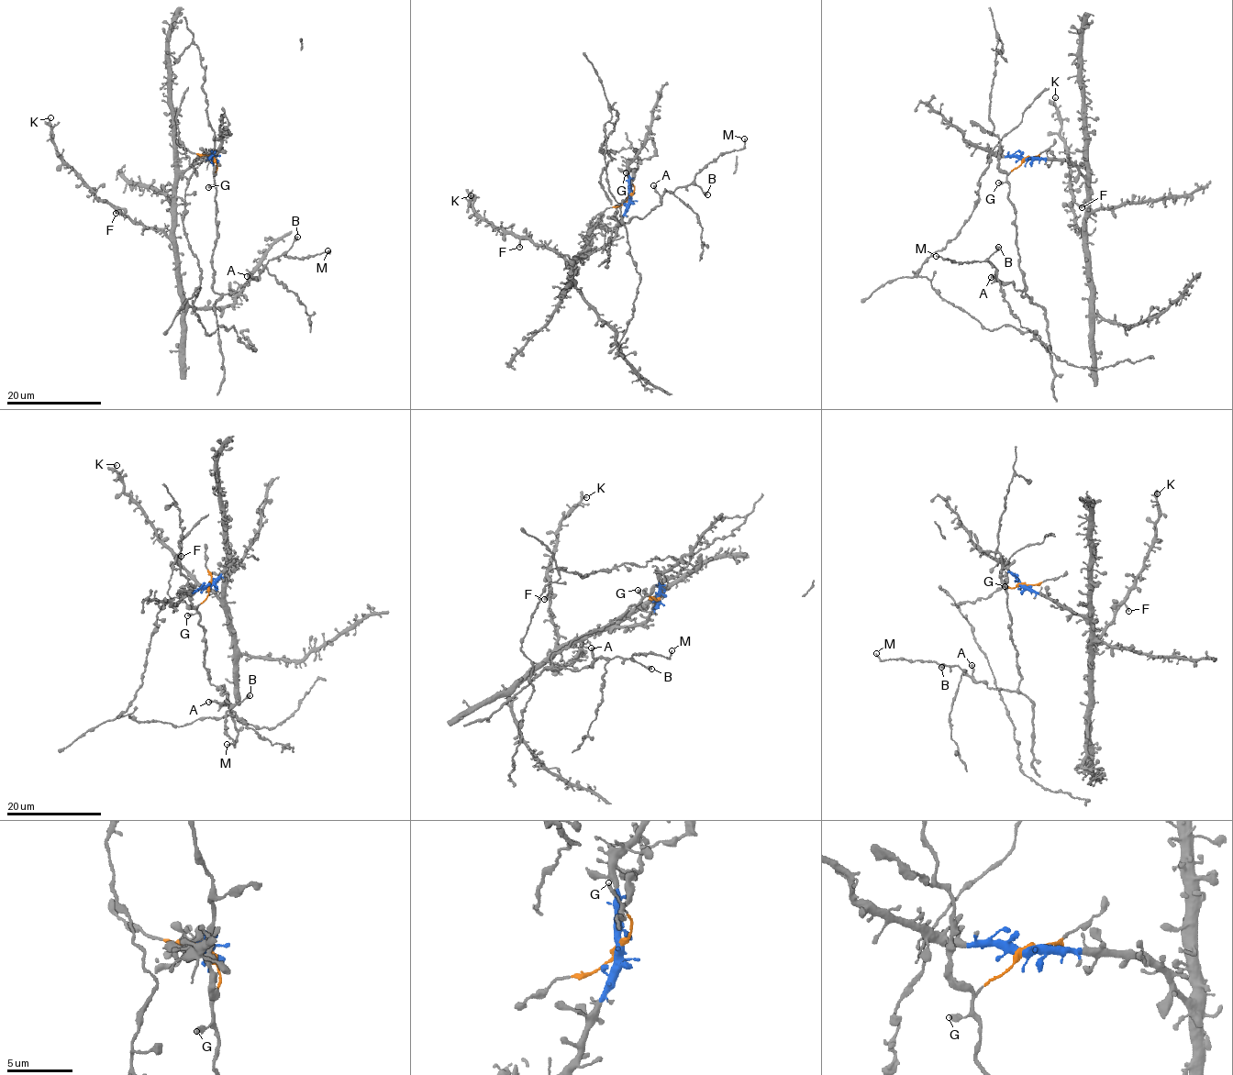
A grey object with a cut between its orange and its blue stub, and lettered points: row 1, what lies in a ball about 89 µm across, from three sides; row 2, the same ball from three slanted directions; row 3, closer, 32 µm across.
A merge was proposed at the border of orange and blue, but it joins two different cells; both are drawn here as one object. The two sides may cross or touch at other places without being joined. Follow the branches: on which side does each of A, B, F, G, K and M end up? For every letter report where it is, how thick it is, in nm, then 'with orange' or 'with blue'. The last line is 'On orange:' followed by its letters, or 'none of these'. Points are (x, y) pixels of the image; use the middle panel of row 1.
A: at (653, 185); 380 nm thick; with orange
B: at (707, 194); 480 nm thick; with orange
F: at (519, 247); 360 nm thick; with blue
G: at (626, 172); 360 nm thick; with orange
K: at (471, 195); 200 nm thick; with blue
M: at (744, 138); 240 nm thick; with orange
On orange: A, B, G, M

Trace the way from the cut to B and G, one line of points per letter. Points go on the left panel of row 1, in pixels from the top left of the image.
B: (212, 157), (216, 168), (213, 290), (227, 294), (248, 285), (298, 236)
G: (212, 157), (216, 168), (214, 183), (208, 187)

